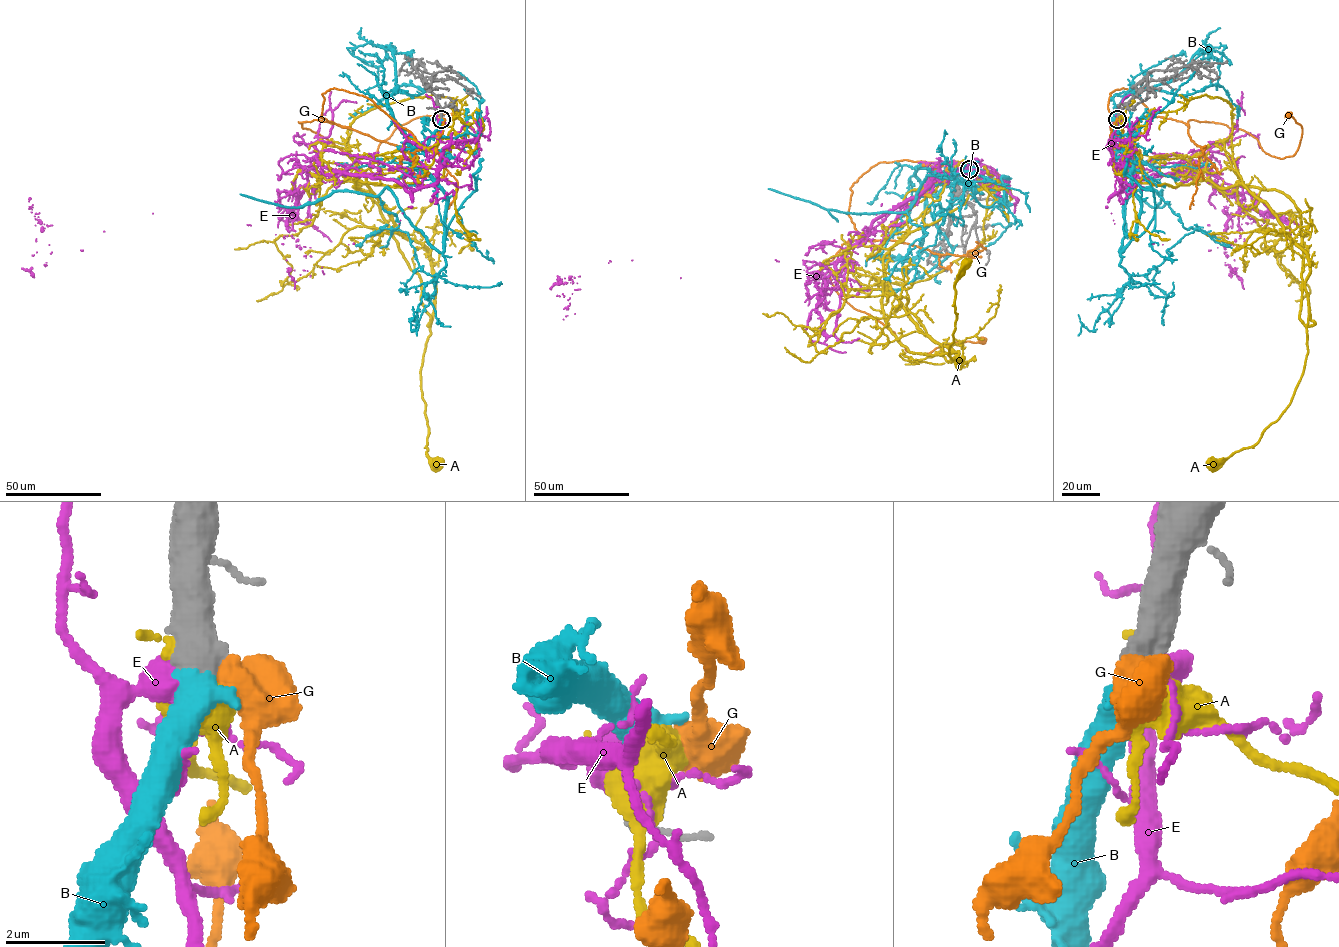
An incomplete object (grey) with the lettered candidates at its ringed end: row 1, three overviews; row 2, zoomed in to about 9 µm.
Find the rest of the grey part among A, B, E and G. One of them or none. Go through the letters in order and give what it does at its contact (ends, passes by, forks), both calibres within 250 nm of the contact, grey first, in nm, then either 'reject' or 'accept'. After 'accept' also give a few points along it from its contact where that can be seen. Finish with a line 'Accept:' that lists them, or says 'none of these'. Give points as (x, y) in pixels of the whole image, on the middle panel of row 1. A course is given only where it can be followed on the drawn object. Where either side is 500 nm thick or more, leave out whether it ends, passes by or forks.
A: calibres 800 and 340 nm; reject
B: calibres 700 and 700 nm; accept; course (969, 169), (947, 168), (941, 180), (974, 192), (969, 172), (927, 175), (904, 212), (835, 211), (768, 188)
E: calibres 750 and 440 nm; reject
G: calibres 750 and 600 nm; reject
Accept: B

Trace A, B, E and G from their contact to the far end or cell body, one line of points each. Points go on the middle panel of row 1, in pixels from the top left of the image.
A: (968, 169), (978, 187), (999, 182), (883, 257), (883, 293), (960, 361), (948, 348), (955, 283), (967, 265)
B: (969, 169), (947, 168), (941, 180), (974, 192), (969, 172), (927, 175), (904, 212), (835, 211), (768, 188)
E: (968, 169), (880, 215), (835, 275), (818, 272), (822, 290), (775, 259), (608, 262), (570, 298), (557, 278)
G: (970, 169), (879, 162), (850, 188), (866, 240), (826, 266), (909, 352), (983, 340)

